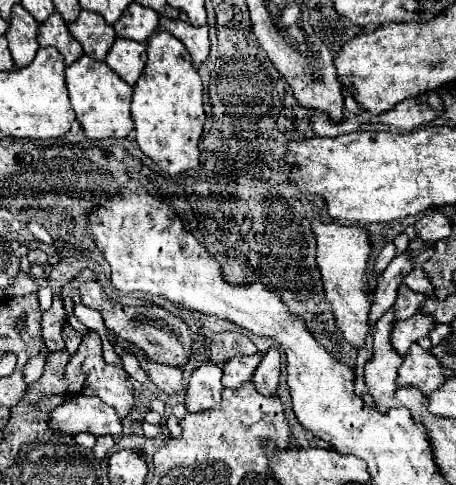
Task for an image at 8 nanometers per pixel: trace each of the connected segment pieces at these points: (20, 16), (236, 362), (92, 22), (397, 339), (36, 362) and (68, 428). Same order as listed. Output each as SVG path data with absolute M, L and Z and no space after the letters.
M16 4L12 8L12 18L10 18L10 28L6 32L6 38L18 68L24 68L34 60L40 48L36 42L36 32L38 32L38 22L32 18L30 12L26 12L20 4Z
M252 354L252 356L236 356L232 360L228 360L224 364L224 376L222 376L222 384L228 386L228 388L240 388L242 382L246 382L256 366L260 364L262 360L262 354Z
M82 10L78 20L68 24L68 30L80 42L84 54L88 54L94 60L104 60L110 46L116 40L114 28L100 14L88 10Z
M414 314L412 318L408 320L400 320L394 324L394 330L392 330L392 344L394 348L404 356L408 354L408 348L422 340L422 338L428 338L430 332L436 328L436 318L430 316L430 314Z
M40 354L29 360L28 364L24 367L24 380L27 386L31 386L40 378L44 370L45 362L45 354Z
M74 396L50 414L50 426L62 434L90 432L94 436L120 434L122 420L118 412L98 396Z

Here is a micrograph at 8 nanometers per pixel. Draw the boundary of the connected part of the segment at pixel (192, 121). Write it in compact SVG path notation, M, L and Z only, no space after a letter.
M154 32L148 38L146 44L148 62L144 68L144 74L138 78L134 86L132 96L132 118L136 126L136 142L138 148L152 158L164 172L170 176L176 176L184 170L196 170L200 166L200 150L198 142L204 132L204 102L202 102L202 80L196 68L192 66L192 60L188 56L188 50L180 40L176 40L170 32Z

